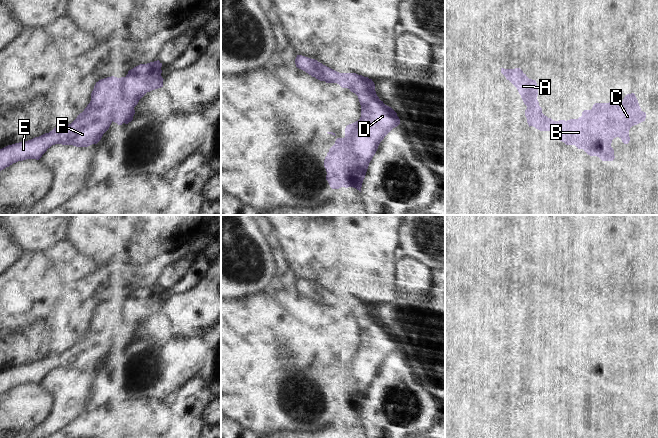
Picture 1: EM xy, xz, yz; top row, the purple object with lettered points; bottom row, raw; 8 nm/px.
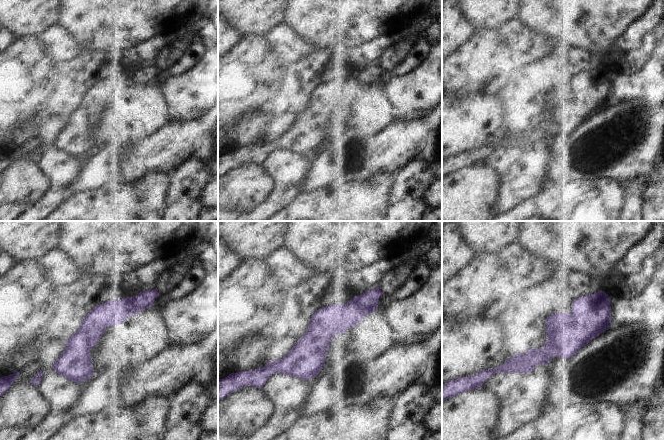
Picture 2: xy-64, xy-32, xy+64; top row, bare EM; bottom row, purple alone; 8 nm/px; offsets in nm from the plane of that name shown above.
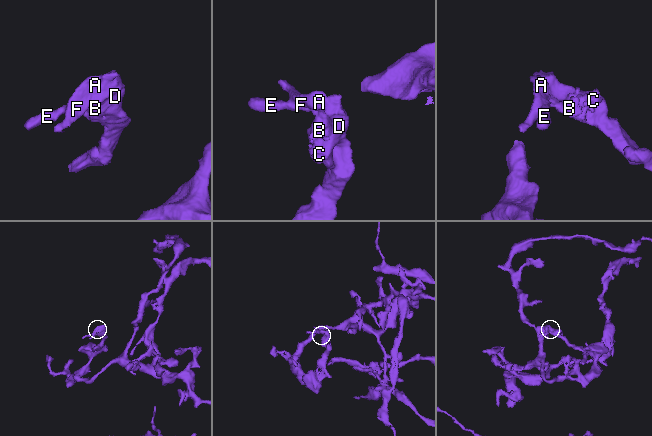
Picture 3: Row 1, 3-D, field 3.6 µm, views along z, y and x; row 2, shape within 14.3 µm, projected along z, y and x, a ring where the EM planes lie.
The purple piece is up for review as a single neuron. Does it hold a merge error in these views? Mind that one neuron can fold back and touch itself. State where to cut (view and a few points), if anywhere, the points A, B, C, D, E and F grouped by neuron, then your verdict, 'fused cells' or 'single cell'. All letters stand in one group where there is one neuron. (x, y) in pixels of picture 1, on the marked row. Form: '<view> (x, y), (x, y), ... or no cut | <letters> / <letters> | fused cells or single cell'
no cut | A B C D E F | single cell

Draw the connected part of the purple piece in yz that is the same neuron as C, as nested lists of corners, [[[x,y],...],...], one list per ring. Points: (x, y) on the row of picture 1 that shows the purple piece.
[[[501,68],[501,73],[517,88],[527,106],[525,116],[529,127],[551,131],[554,137],[566,145],[575,145],[602,161],[614,160],[611,147],[614,138],[619,137],[624,144],[628,144],[630,128],[646,118],[635,94],[631,93],[622,101],[595,103],[591,110],[584,110],[578,119],[554,121],[542,113],[535,80],[529,79],[520,68]]]

